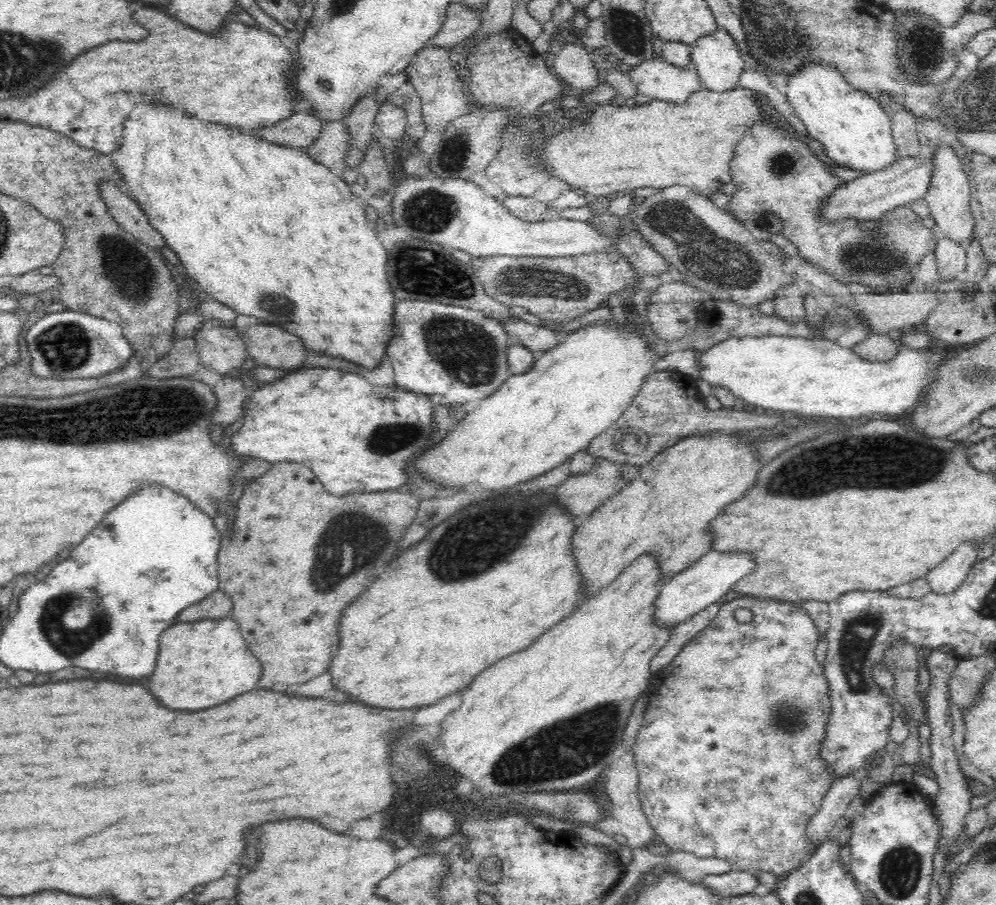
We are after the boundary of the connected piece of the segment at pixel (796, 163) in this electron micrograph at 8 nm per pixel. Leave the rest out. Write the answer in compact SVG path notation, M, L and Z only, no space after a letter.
M770 118L770 120L756 122L752 128L746 130L730 162L732 183L737 186L737 191L731 195L731 201L726 206L727 212L730 212L737 220L750 220L761 227L766 227L767 214L774 212L783 220L781 233L801 252L802 258L797 256L795 261L810 261L826 272L827 276L832 276L845 286L863 284L872 294L884 294L886 289L890 294L906 290L908 284L914 280L914 272L918 269L920 261L930 252L935 252L937 242L930 228L922 224L922 219L910 209L910 206L894 208L886 212L882 218L878 218L883 220L883 225L876 227L874 232L868 232L864 230L864 227L859 227L860 220L855 218L844 218L836 222L823 220L821 216L823 202L834 189L837 189L837 186L846 182L834 178L829 165L822 163L810 150L810 147L798 140L794 133L779 127L776 119Z

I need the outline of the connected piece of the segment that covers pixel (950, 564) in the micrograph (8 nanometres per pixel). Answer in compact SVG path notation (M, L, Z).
M976 543L962 544L942 564L930 570L925 577L931 590L936 594L952 594L954 590L958 590L974 566L978 547Z

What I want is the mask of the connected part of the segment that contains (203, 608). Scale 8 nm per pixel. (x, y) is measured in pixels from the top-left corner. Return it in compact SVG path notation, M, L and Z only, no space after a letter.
M218 588L206 598L182 610L182 614L175 618L175 622L196 622L204 619L224 618L230 615L232 609L232 599Z

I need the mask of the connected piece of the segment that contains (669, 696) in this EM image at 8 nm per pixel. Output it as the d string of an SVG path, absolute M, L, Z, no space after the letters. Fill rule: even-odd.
M744 596L721 603L718 614L712 622L701 630L672 659L672 662L658 671L649 680L646 690L648 704L644 714L644 724L640 727L633 752L639 771L639 799L642 811L648 817L655 835L667 844L672 851L690 852L700 858L716 857L727 860L732 871L758 870L778 874L780 877L796 870L813 854L814 843L806 837L808 820L814 817L822 807L826 794L837 775L821 758L824 734L831 713L831 702L828 679L823 664L816 660L819 630L812 617L799 604L774 599L759 599ZM738 608L748 608L753 619L748 623L740 623L734 617Z

